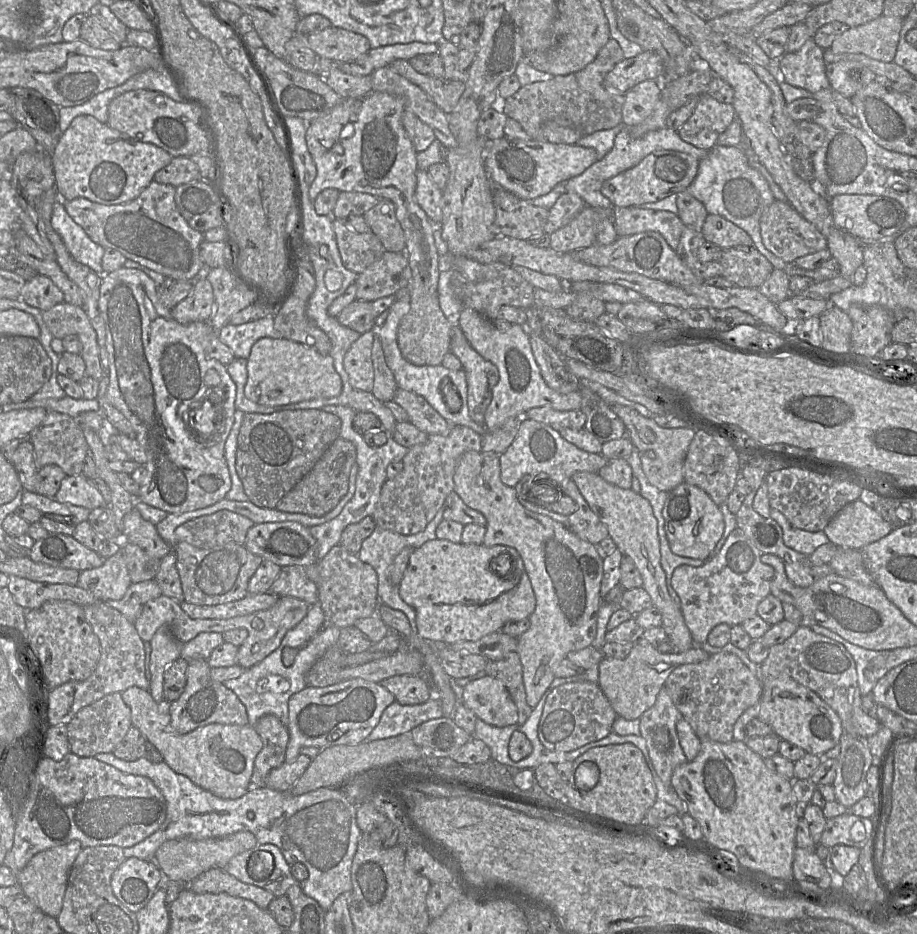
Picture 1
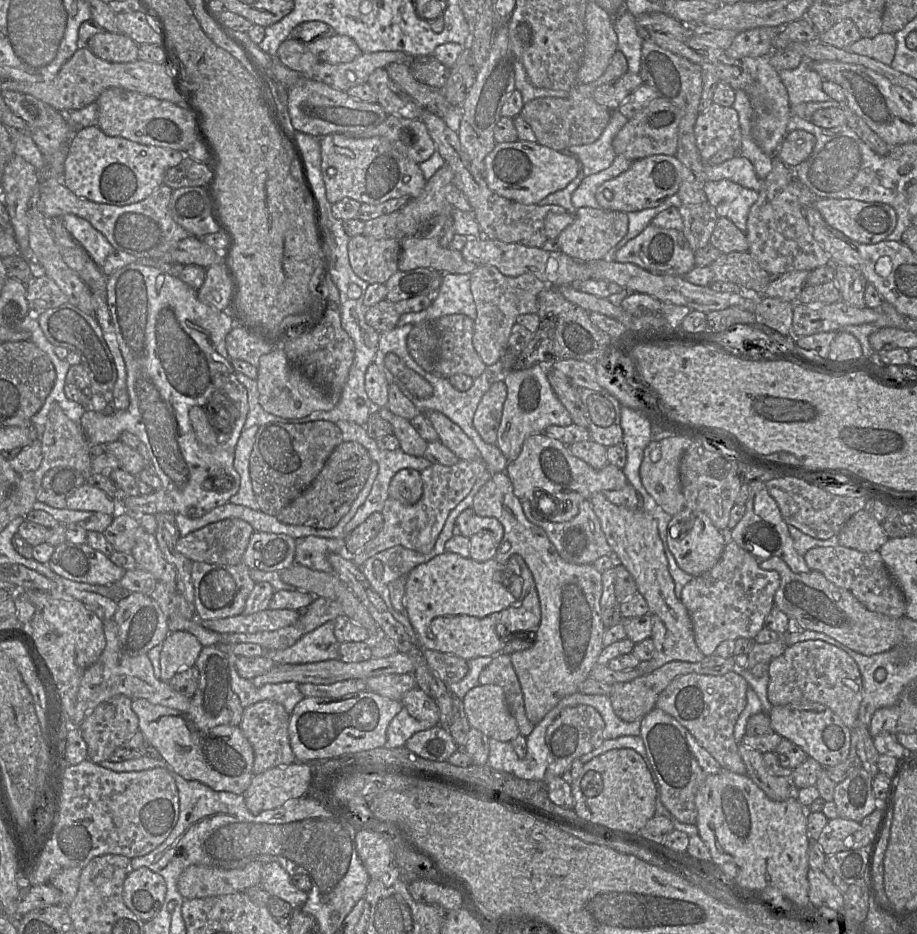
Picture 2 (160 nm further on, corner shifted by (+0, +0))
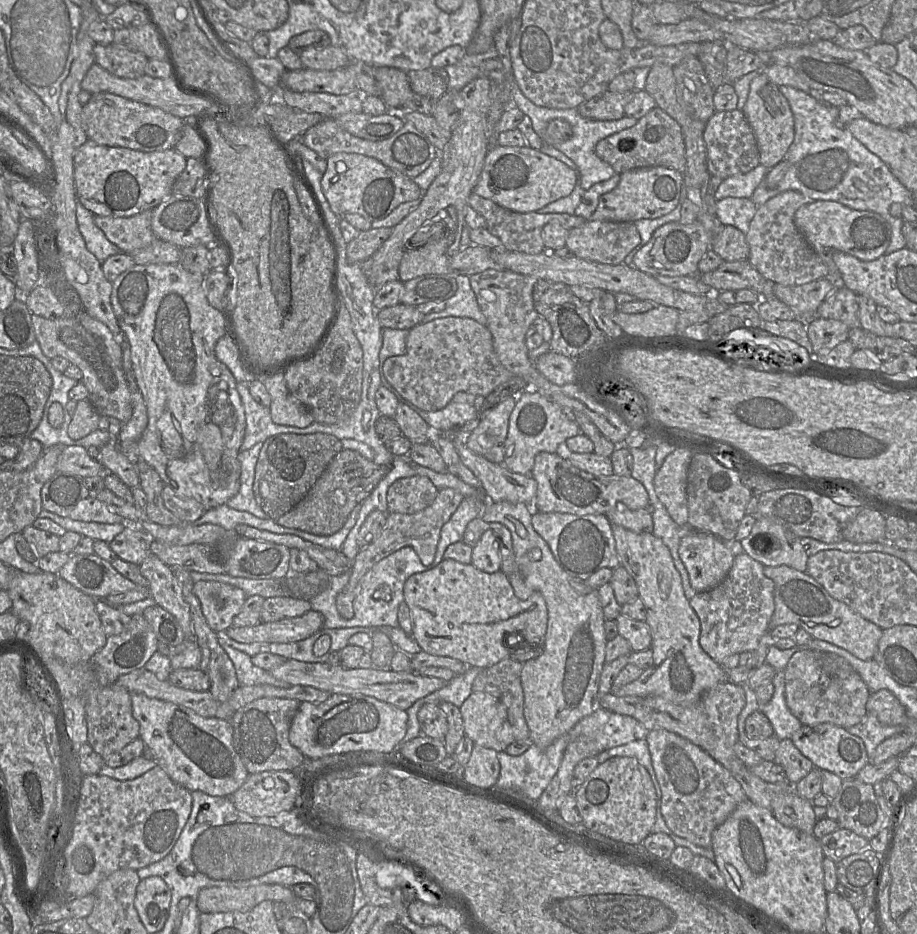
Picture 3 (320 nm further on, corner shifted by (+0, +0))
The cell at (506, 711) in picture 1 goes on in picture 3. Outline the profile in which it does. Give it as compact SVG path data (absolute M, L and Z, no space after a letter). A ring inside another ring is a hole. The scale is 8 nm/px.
M472 692L460 707L464 732L474 744L505 751L515 741L508 721L507 709L500 699L491 693Z

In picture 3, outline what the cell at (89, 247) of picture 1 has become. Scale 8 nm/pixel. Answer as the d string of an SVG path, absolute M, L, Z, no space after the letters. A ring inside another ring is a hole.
M77 199L76 220L78 229L87 249L102 264L108 257L121 253L121 250L107 239L103 231L96 226L93 218L94 214L87 210Z

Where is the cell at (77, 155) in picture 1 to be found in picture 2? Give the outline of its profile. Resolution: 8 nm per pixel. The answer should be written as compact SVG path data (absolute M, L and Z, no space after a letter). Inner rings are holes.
M90 125L76 131L71 138L62 182L75 195L89 201L126 206L146 199L163 184L166 171L183 158L181 151L108 136L97 125Z

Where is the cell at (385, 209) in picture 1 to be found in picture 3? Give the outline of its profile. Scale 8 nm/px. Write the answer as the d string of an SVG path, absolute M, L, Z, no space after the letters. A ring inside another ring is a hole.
M372 227L360 231L359 235L346 245L346 257L350 263L360 263L371 257L374 252L389 238L392 228Z

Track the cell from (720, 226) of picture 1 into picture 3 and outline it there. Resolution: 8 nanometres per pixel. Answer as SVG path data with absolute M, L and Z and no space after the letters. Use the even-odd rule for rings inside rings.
M723 225L710 249L723 261L747 260L749 257L745 235L734 226Z

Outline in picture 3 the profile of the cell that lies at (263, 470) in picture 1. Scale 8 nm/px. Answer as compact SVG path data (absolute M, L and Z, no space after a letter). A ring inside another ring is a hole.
M285 433L269 437L255 467L254 497L267 516L276 520L296 506L309 492L331 460L342 450L341 441L326 433Z

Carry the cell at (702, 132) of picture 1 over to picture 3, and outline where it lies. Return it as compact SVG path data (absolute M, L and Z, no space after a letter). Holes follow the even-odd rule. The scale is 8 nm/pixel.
M741 110L715 111L705 123L703 140L706 148L706 166L711 176L723 180L748 173L760 164L755 135Z

